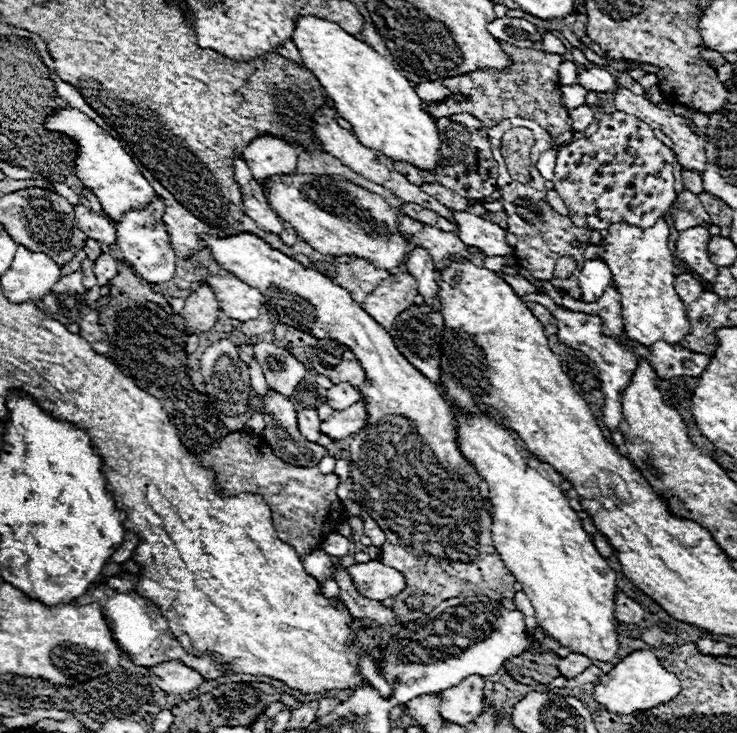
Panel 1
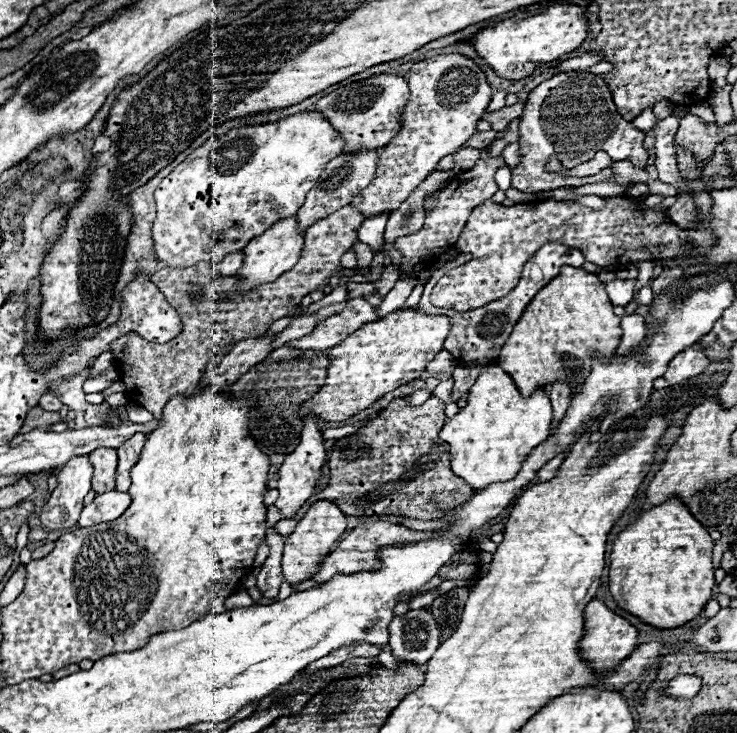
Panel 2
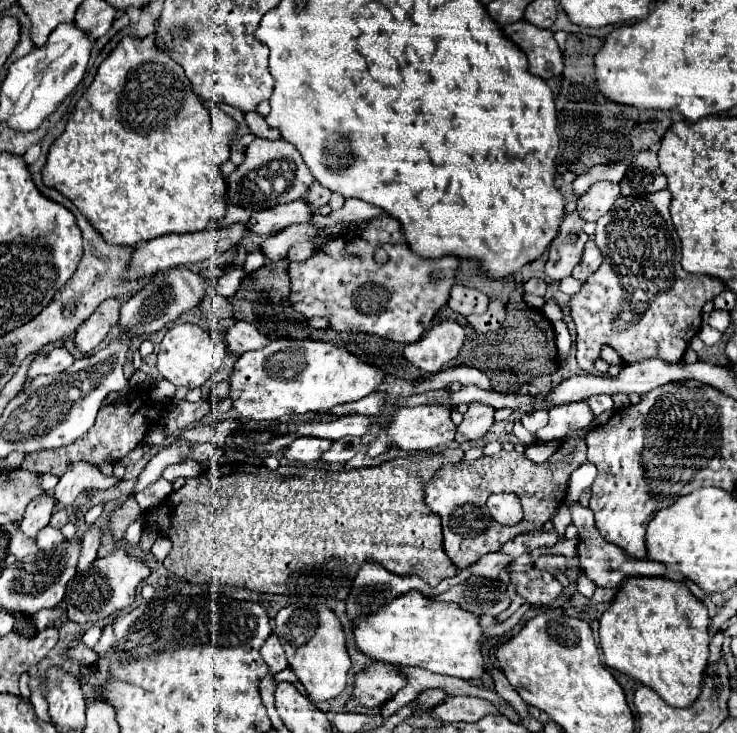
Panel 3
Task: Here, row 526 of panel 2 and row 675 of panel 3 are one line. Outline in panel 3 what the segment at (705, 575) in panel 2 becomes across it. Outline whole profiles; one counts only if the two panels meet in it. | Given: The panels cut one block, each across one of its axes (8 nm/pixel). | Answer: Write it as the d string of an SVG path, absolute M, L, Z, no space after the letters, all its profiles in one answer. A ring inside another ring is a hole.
M628 578L622 584L612 606L600 618L600 646L610 668L652 688L670 706L688 708L700 696L702 680L708 666L708 624L710 616L706 606L688 592L686 584L664 578Z

